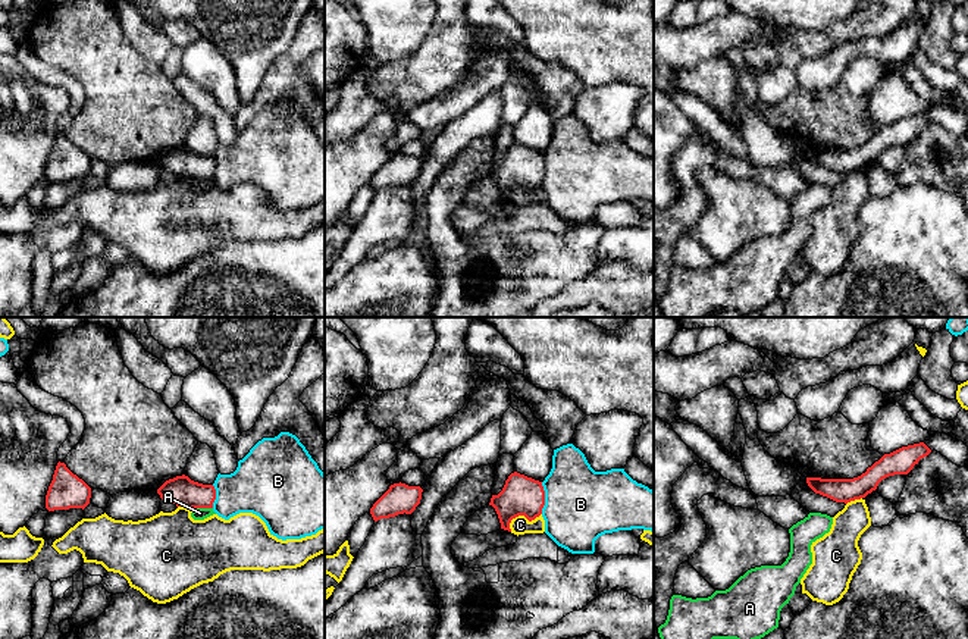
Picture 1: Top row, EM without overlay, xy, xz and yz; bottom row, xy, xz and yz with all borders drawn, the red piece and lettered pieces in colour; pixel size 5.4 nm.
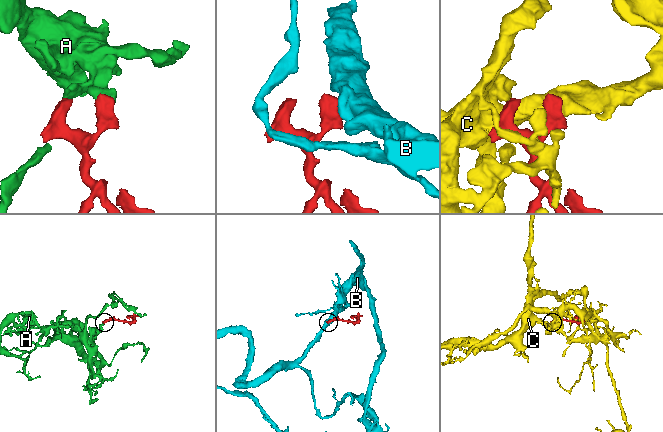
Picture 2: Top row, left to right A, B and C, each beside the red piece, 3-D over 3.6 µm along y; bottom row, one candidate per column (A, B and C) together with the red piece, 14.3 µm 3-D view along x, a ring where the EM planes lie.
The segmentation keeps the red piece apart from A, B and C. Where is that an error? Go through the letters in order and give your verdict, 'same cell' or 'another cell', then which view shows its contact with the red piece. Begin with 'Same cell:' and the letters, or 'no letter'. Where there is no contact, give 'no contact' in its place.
Same cell: no letter
A: another cell; meets red in xy
B: another cell; meets red in xz
C: another cell; meets red in xz

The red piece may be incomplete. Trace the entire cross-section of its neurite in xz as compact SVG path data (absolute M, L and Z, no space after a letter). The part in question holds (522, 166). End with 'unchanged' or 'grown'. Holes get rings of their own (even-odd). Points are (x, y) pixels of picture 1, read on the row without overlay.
M514 142L505 151L502 162L492 166L489 176L496 182L501 200L511 203L513 189L524 187L532 192L542 185L545 176L542 153Z; unchanged

